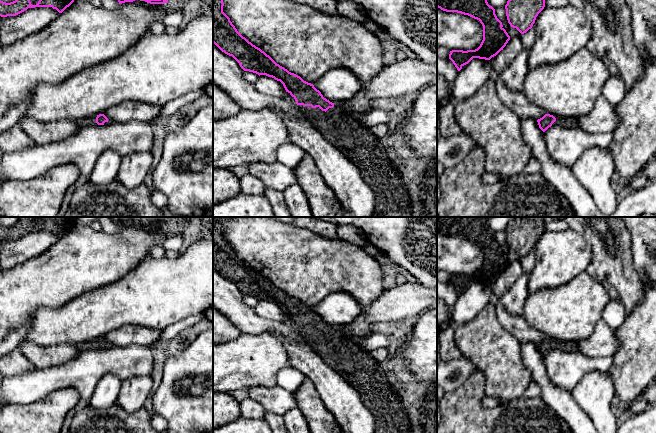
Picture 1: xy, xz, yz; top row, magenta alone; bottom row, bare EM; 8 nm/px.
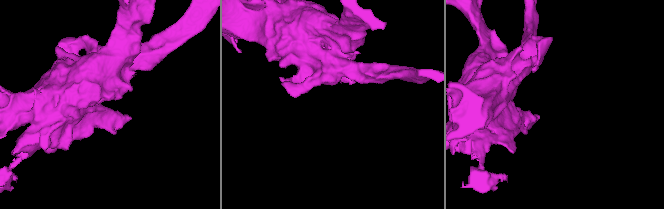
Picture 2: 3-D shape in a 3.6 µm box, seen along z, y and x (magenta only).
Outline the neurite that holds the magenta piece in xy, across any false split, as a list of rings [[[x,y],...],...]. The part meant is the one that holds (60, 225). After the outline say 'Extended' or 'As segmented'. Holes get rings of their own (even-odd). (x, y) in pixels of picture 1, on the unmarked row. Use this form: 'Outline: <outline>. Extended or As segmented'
Outline: [[[19,217],[18,222],[10,227],[0,224],[0,240],[16,240],[28,232],[35,231],[52,231],[59,237],[62,237],[74,226],[70,217],[50,217],[49,219],[42,219],[38,227],[32,229],[30,226],[31,218],[32,217]]]. As segmented

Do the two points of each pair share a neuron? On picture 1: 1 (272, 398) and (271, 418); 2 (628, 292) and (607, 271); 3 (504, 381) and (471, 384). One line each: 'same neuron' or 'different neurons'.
1: different neurons
2: same neuron
3: different neurons

